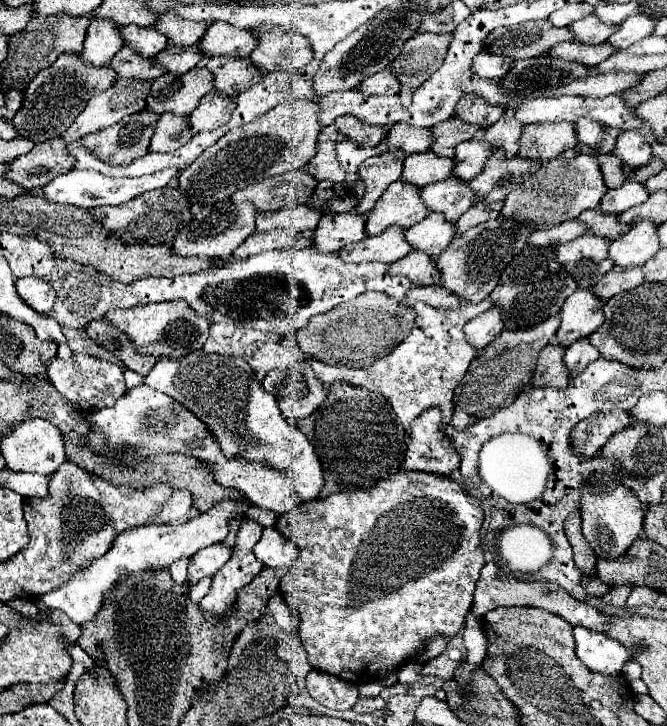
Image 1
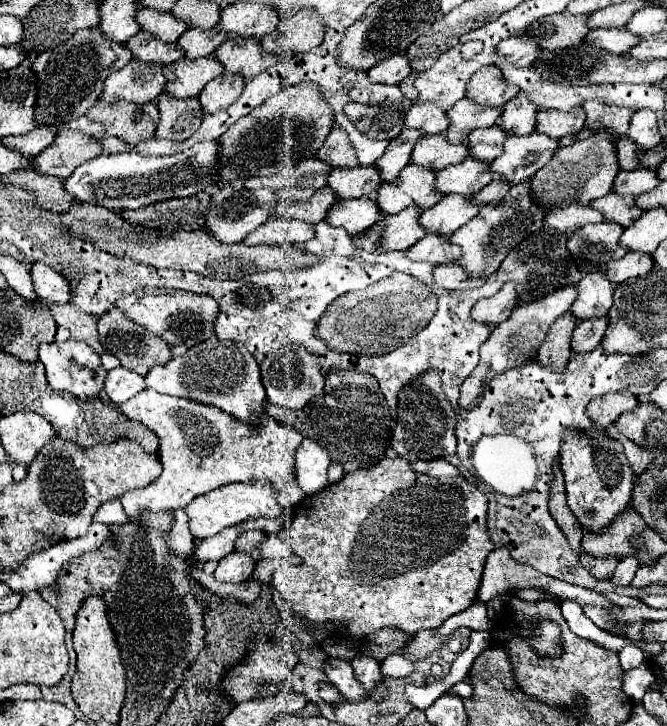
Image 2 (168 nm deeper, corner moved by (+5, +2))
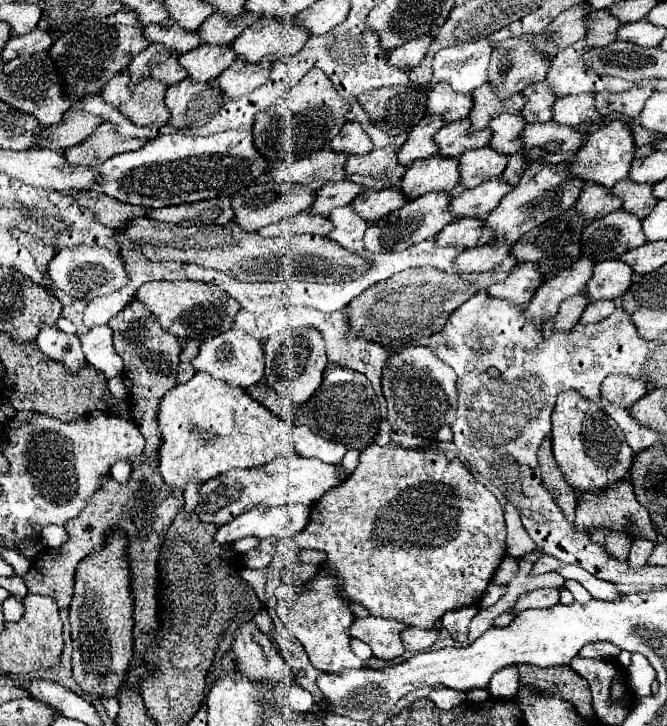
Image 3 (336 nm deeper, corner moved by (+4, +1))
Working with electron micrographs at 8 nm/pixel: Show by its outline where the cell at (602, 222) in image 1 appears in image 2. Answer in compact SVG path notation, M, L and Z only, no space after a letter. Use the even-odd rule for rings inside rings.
M609 192L607 196L593 200L591 206L593 206L593 210L601 212L607 222L615 222L623 228L631 226L643 214L643 210L639 210L635 206L633 198L623 198L615 192Z

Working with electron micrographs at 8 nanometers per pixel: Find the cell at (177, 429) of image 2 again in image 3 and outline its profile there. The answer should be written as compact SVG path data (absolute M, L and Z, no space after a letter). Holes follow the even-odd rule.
M196 373L188 383L176 385L174 391L168 391L160 401L158 425L162 431L160 445L160 473L170 491L184 491L188 483L202 485L204 481L236 469L236 467L258 467L280 455L294 451L290 443L290 423L270 413L264 405L254 401L240 387L232 387L220 379L214 379L210 373Z

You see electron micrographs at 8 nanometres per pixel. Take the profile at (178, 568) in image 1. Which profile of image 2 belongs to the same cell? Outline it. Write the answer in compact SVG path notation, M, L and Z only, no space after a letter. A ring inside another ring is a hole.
M177 510L175 516L177 516L177 522L173 524L171 530L167 530L163 534L163 540L175 558L189 560L193 556L193 542L195 540L187 528L187 514L183 510Z

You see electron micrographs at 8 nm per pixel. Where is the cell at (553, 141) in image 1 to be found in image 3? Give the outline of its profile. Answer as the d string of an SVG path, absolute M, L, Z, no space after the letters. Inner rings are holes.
M592 93L558 97L554 103L554 121L562 125L582 125L596 115L596 101Z

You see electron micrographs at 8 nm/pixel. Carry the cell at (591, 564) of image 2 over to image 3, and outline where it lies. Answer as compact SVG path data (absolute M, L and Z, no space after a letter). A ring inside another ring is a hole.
M610 531L604 537L604 547L610 555L618 557L618 559L628 559L628 551L632 545L632 535L630 533L622 533L622 531Z

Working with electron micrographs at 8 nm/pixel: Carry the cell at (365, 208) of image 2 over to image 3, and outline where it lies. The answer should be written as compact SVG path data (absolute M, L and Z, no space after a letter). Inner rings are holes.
M396 187L382 189L382 191L364 189L358 195L358 199L352 201L352 207L356 209L356 213L360 213L362 219L366 219L366 221L378 221L378 219L386 217L388 213L400 209L406 203L408 203L406 195L402 195L402 191L396 189Z

